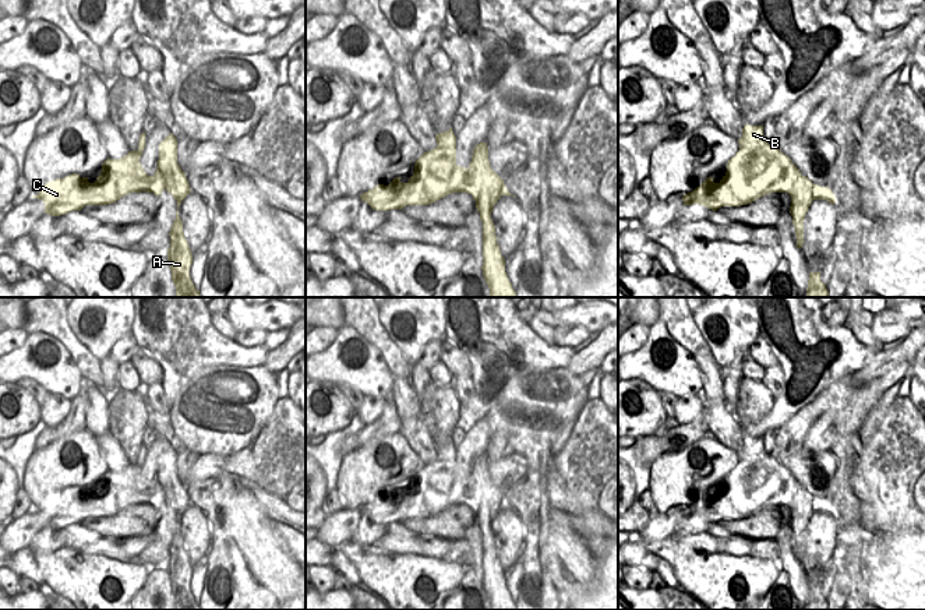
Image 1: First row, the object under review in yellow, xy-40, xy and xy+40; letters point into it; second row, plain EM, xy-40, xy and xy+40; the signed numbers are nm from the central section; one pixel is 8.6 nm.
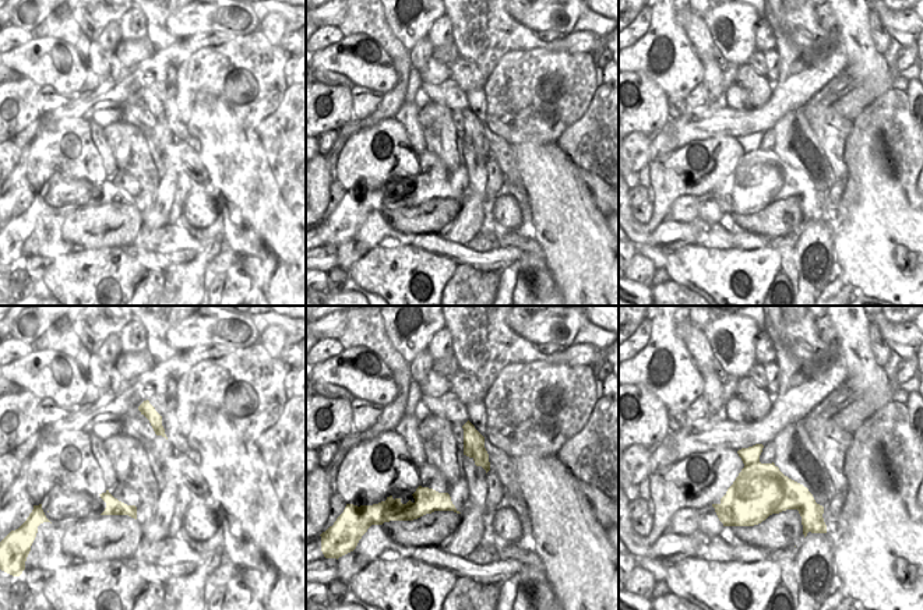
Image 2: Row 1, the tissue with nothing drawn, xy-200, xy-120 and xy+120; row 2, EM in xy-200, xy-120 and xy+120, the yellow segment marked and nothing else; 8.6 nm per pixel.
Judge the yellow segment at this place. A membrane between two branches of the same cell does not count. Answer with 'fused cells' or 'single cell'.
fused cells

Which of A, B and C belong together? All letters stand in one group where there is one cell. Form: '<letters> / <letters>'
A / B C

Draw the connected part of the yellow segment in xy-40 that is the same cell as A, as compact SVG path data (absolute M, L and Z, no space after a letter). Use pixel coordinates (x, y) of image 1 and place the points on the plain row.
M172 445L159 456L159 472L156 476L165 493L166 504L177 515L176 532L169 546L170 560L167 563L176 610L201 610L200 603L195 602L190 590L193 565L184 550L183 535L179 529L179 519L191 503L184 484L177 476L177 451Z

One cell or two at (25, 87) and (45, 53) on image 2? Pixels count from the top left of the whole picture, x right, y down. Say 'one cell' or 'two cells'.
two cells

